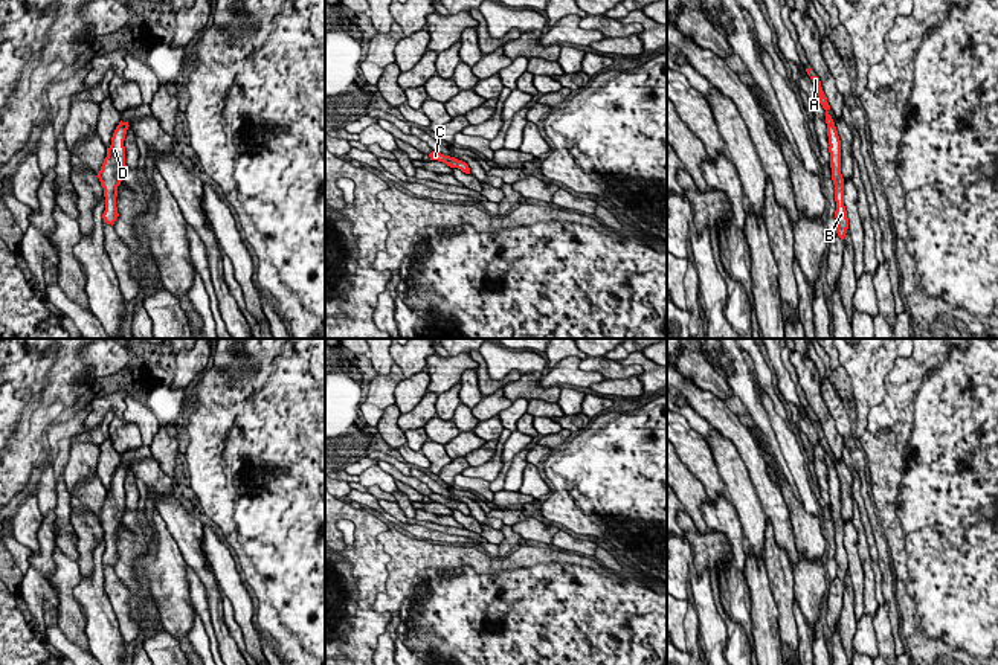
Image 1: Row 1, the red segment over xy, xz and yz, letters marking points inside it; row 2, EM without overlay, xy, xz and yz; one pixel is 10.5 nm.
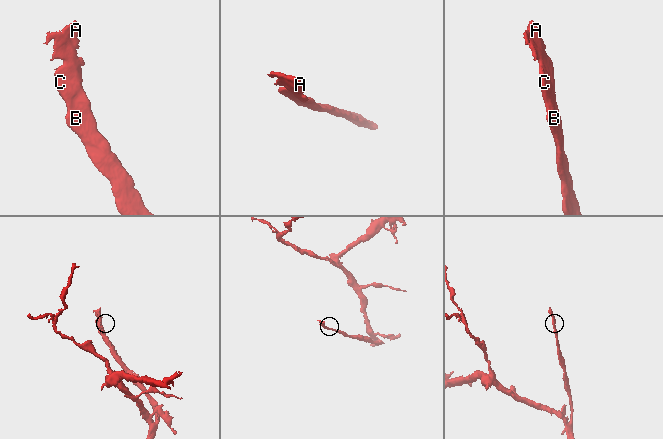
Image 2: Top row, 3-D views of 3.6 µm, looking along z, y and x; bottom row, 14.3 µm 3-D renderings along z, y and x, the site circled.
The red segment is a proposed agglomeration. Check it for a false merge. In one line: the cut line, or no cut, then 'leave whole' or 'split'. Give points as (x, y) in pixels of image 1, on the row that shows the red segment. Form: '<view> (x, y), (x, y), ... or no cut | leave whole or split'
no cut | leave whole

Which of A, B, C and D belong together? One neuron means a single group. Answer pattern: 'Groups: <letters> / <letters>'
Groups: A B C D

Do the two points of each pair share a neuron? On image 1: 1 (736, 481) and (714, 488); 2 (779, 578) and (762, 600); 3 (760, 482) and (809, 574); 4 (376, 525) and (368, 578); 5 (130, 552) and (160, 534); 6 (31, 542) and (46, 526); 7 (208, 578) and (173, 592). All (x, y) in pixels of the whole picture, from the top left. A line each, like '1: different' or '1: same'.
1: different
2: different
3: different
4: same
5: different
6: different
7: different

